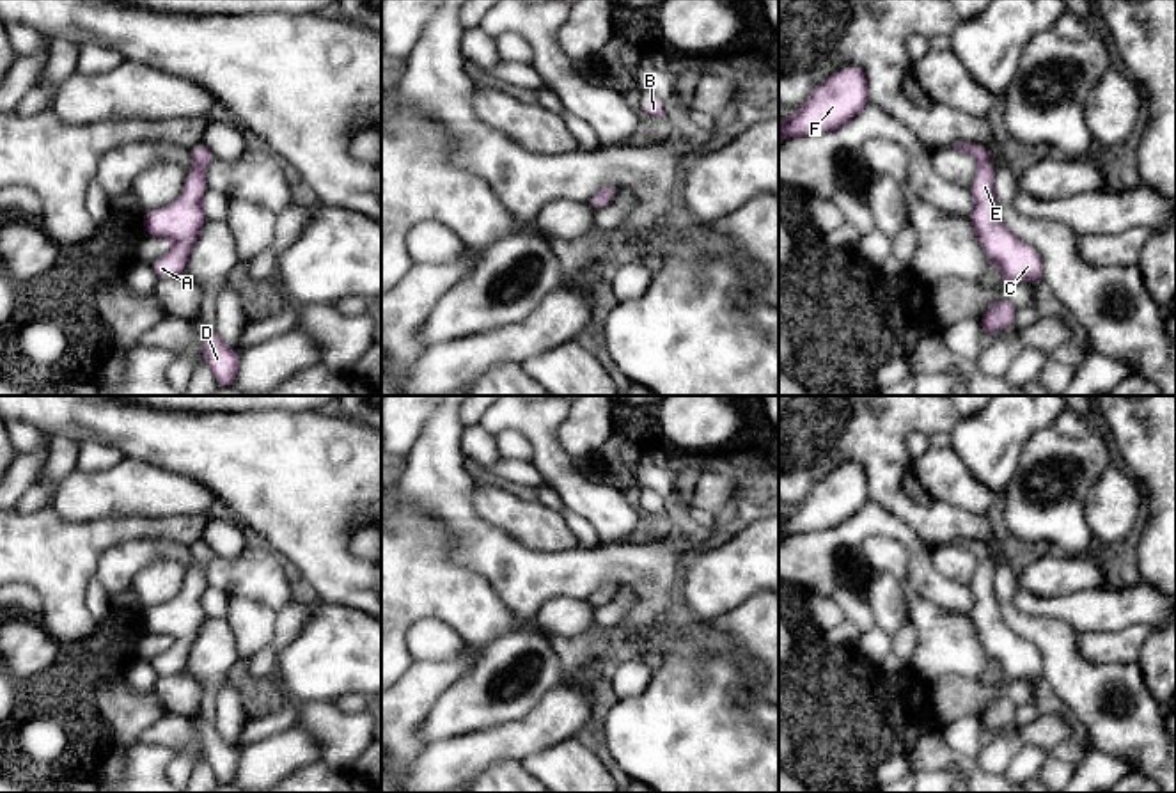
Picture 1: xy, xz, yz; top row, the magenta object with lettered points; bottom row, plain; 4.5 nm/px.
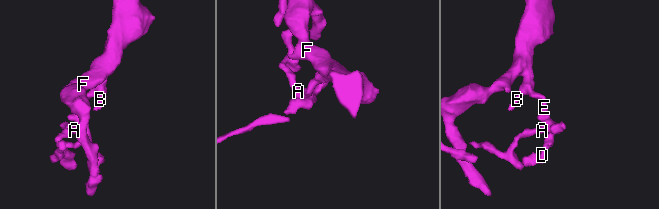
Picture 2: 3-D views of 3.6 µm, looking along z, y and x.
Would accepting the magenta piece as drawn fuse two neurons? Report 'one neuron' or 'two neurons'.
one neuron

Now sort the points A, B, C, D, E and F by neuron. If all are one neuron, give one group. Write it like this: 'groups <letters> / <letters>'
groups A B C D E F

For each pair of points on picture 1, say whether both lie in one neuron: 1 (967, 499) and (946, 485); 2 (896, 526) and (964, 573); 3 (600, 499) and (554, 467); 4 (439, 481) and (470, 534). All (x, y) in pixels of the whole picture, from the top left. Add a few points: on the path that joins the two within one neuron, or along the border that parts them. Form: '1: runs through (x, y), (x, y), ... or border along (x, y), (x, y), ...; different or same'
1: runs through (962, 494), (951, 485); same
2: border along (930, 550), (933, 566), (942, 575), (958, 582); different
3: runs through (589, 495), (564, 474); same
4: runs through (446, 494), (463, 522); same

